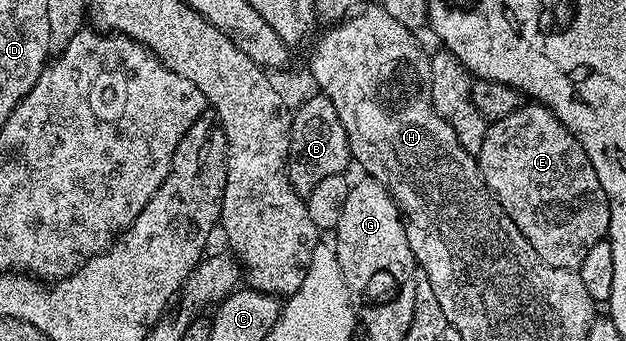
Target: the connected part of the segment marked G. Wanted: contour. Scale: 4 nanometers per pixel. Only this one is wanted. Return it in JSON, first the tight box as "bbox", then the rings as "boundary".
{"bbox":[335,178,415,294],"boundary":[[[362,178],[350,187],[335,235],[339,270],[343,270],[343,282],[347,282],[350,294],[367,291],[369,283],[384,272],[389,276],[409,276],[415,270],[409,230],[401,209],[378,180]]]}

